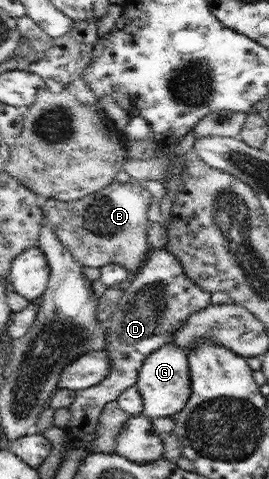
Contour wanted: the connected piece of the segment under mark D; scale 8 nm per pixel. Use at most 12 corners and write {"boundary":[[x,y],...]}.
{"boundary":[[167,247],[130,277],[105,336],[110,374],[77,390],[66,449],[98,420],[212,292]]}

